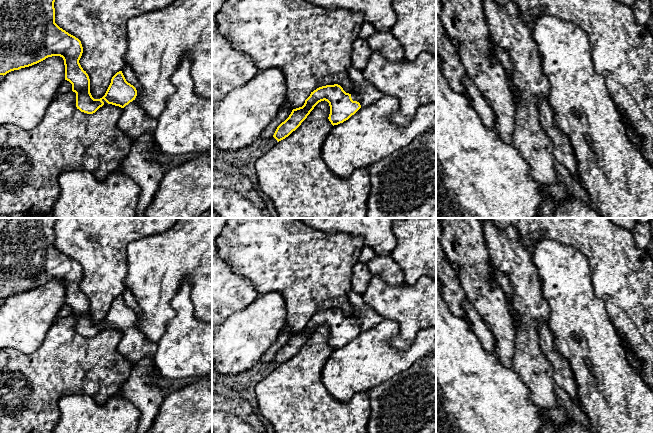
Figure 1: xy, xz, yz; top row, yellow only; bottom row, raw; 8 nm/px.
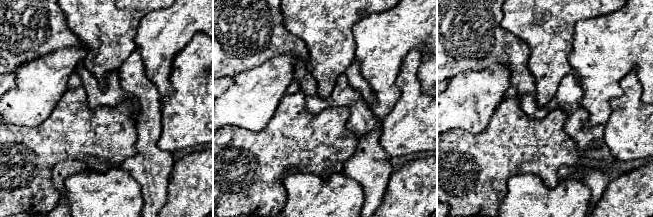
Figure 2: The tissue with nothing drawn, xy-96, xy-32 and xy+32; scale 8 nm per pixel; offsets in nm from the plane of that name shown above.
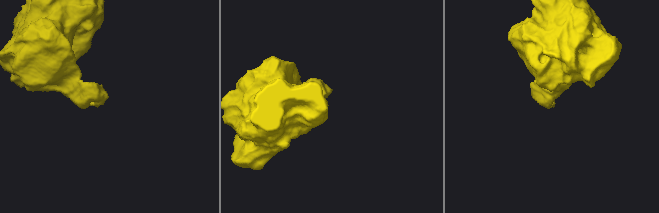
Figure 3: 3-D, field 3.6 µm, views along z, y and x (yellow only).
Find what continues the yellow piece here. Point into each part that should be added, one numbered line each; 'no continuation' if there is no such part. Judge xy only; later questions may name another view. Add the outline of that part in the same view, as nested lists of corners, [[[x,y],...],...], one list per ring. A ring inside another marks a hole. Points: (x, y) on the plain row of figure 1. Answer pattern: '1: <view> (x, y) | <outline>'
1: xy (134, 346) | [[[133,324],[123,332],[117,348],[133,366],[144,358],[153,358],[157,344],[148,341],[137,325]]]

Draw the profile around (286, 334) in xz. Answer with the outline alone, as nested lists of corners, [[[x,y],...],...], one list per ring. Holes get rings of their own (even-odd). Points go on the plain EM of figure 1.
[[[284,329],[276,342],[268,349],[268,351],[261,357],[256,365],[264,364],[273,361],[277,351],[284,346],[292,336],[292,332],[289,329]]]

